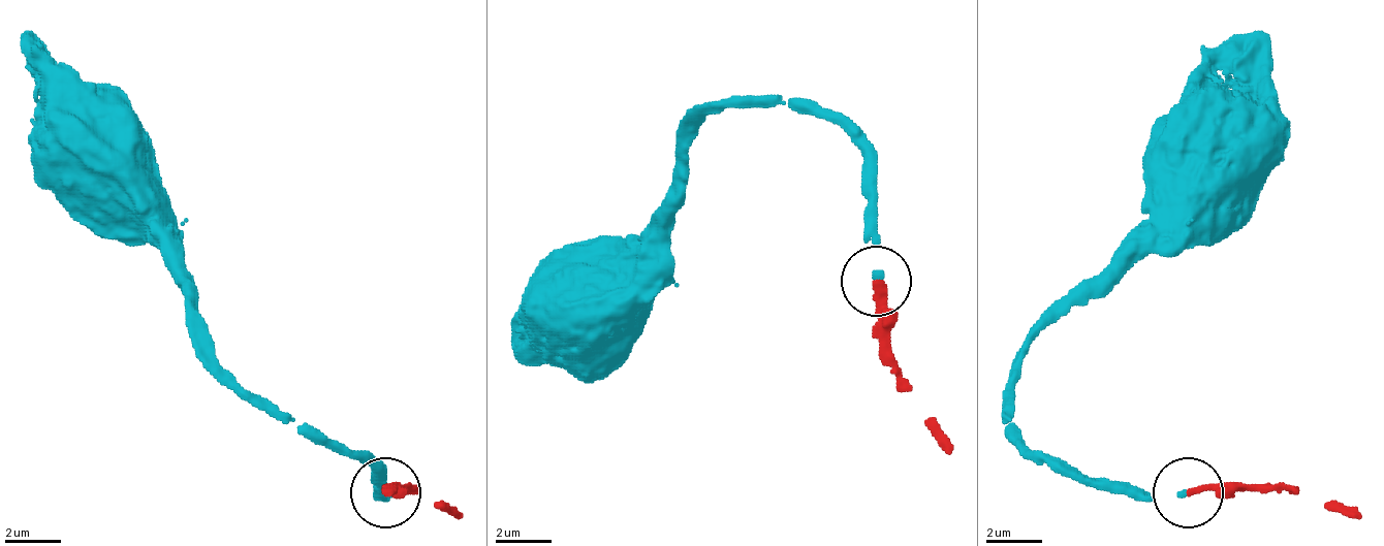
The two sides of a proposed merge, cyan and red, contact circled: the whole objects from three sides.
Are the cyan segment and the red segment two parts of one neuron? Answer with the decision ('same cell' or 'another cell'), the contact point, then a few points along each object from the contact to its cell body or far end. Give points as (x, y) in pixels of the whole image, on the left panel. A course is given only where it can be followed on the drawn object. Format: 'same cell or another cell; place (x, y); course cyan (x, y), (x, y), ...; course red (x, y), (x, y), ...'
same cell; place (385, 492); course cyan (383, 494), (342, 446), (272, 417), (229, 376), (181, 257), (75, 159), (90, 152); course red (383, 494), (390, 487), (461, 515)

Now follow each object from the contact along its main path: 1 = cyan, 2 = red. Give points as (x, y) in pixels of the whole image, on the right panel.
1: (1183, 494), (1134, 502), (1071, 481), (1008, 417), (1008, 376), (1057, 313), (1162, 207), (1183, 159), (1210, 152)
2: (1190, 494), (1267, 487), (1358, 515)

